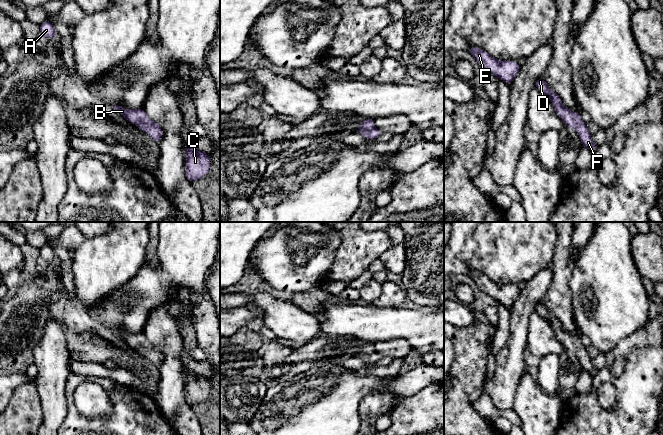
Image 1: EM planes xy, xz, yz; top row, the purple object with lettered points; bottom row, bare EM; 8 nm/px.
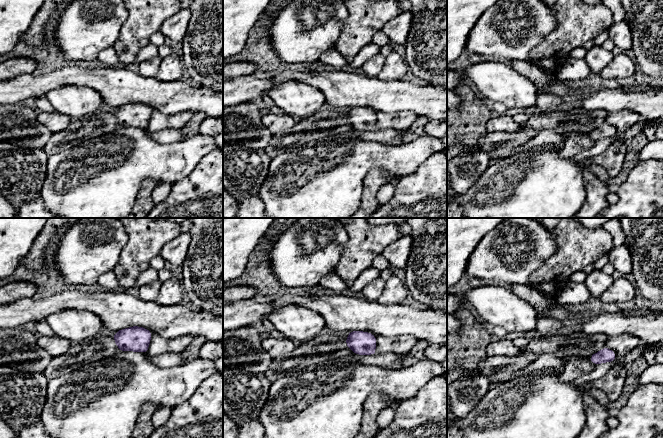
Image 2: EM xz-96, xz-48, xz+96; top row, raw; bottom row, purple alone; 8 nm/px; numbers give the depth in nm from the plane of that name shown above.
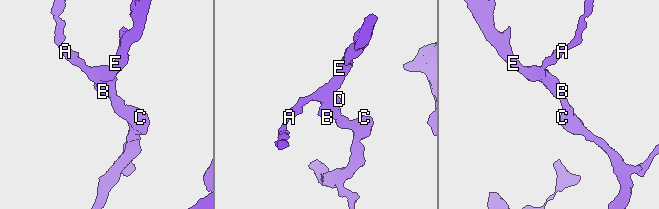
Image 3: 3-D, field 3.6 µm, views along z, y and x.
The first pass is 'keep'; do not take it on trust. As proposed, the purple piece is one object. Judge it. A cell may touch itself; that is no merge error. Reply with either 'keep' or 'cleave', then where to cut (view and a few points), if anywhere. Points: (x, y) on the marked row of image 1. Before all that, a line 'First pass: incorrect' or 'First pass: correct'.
First pass: correct
keep; no cut

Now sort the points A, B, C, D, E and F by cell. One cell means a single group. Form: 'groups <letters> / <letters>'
groups A B C D E F

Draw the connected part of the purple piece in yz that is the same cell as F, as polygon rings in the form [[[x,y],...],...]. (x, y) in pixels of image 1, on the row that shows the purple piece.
[[[543,77],[535,81],[535,88],[551,100],[557,115],[561,118],[564,125],[575,128],[576,133],[580,137],[582,146],[590,149],[592,153],[594,153],[597,145],[593,142],[587,124],[582,120],[581,114],[565,108],[562,105],[561,98],[550,89]]]

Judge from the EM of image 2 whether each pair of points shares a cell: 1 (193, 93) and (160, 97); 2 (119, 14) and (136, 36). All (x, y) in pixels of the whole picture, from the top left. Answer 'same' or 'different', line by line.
1: same
2: different

